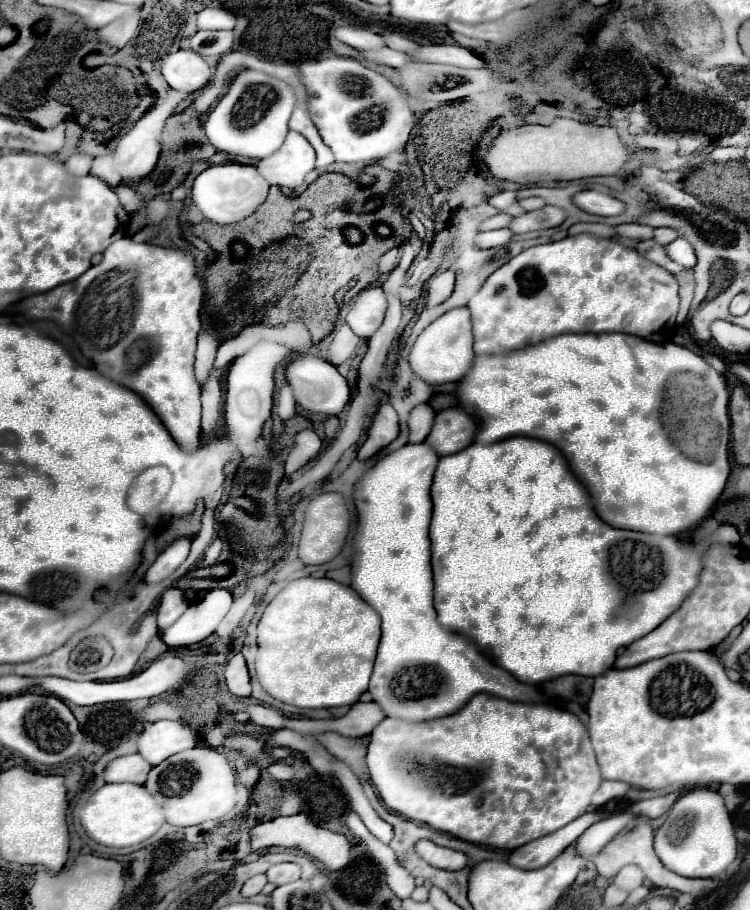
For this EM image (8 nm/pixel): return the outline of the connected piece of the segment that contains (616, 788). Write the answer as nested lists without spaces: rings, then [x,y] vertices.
[[[604,780],[600,784],[600,788],[596,790],[596,794],[598,794],[598,806],[604,806],[606,802],[610,802],[614,798],[624,798],[630,790],[632,790],[632,786],[628,786],[624,782],[608,782],[608,780]]]

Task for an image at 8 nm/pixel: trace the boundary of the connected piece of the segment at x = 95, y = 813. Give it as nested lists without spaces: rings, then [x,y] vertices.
[[[104,784],[100,790],[96,790],[90,796],[86,806],[82,808],[80,820],[82,820],[84,830],[94,842],[102,846],[110,846],[110,848],[124,848],[124,846],[142,844],[150,836],[154,836],[164,824],[164,814],[160,810],[160,804],[152,798],[152,794],[148,794],[144,786]]]

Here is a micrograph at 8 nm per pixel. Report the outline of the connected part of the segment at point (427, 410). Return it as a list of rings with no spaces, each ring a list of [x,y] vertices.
[[[420,404],[410,412],[410,444],[416,442],[424,442],[424,438],[428,436],[428,430],[432,430],[432,422],[434,422],[436,412],[430,408],[430,404]]]

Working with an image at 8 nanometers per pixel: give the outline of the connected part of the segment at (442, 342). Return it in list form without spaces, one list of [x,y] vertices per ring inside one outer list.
[[[454,308],[436,318],[414,342],[410,352],[412,370],[428,384],[446,384],[458,382],[472,368],[472,358],[476,358],[472,350],[472,326],[468,308]]]

